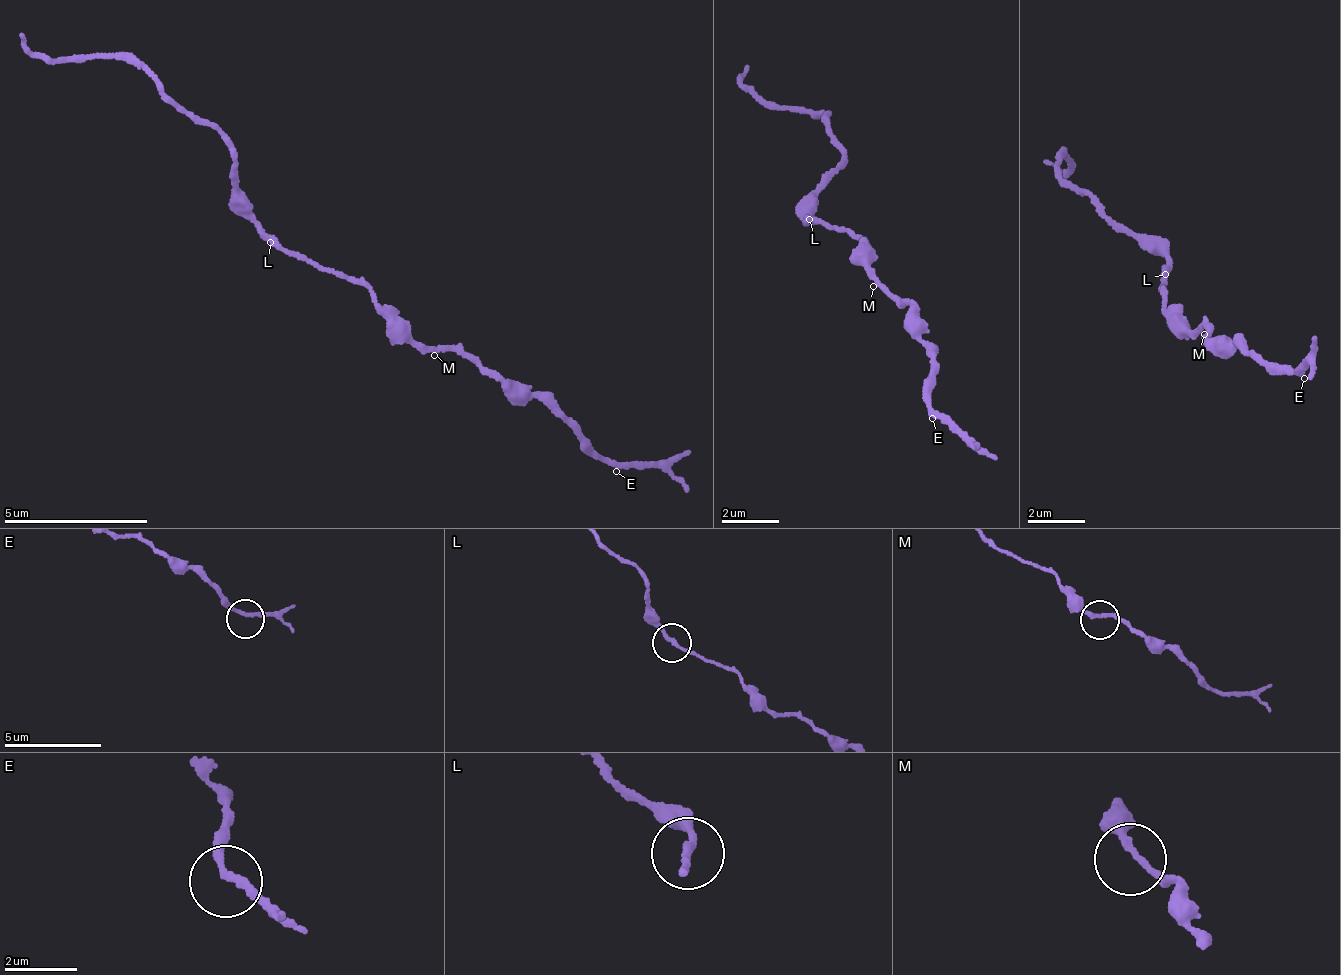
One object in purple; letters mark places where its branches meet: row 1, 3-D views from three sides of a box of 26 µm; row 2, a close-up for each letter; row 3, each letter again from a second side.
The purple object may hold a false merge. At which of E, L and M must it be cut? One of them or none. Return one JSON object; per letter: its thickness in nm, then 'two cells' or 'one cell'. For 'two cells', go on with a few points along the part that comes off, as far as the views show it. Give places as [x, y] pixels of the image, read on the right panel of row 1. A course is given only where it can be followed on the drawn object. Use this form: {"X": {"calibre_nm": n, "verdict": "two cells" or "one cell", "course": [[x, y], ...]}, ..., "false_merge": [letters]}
{"E": {"calibre_nm": 200, "verdict": "one cell"}, "L": {"calibre_nm": 170, "verdict": "two cells", "course": [[1168, 272], [1161, 256], [1097, 205], [1075, 194], [1057, 160], [1064, 153], [1074, 162], [1062, 172], [1046, 163]]}, "M": {"calibre_nm": 170, "verdict": "one cell"}, "false_merge": ["L"]}

